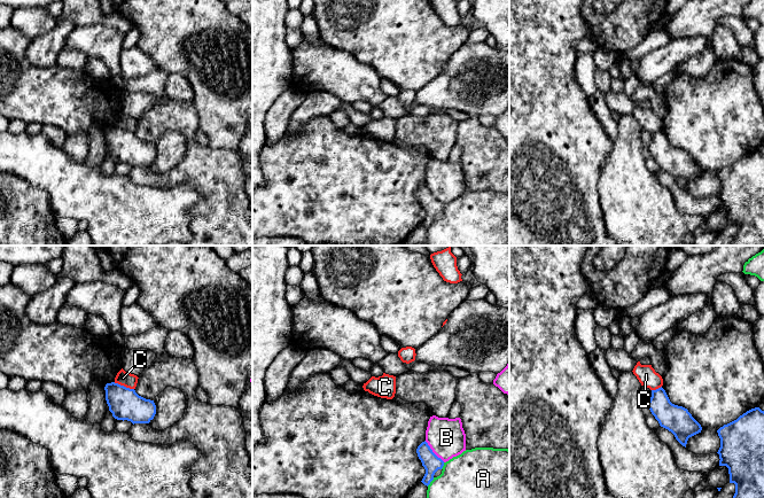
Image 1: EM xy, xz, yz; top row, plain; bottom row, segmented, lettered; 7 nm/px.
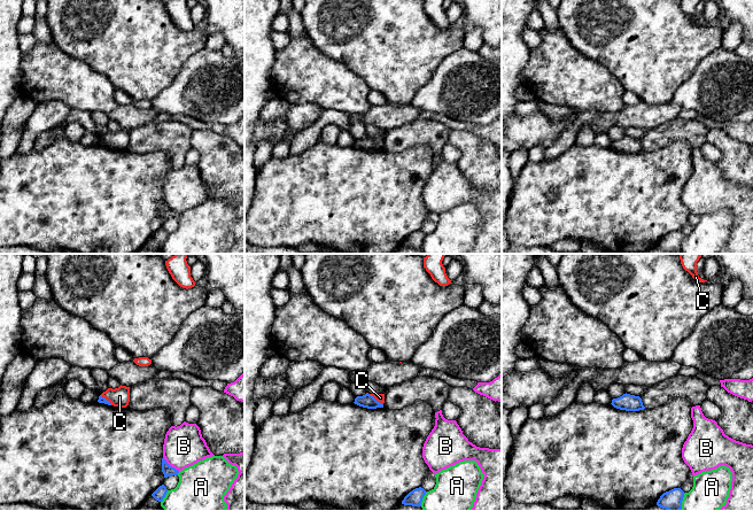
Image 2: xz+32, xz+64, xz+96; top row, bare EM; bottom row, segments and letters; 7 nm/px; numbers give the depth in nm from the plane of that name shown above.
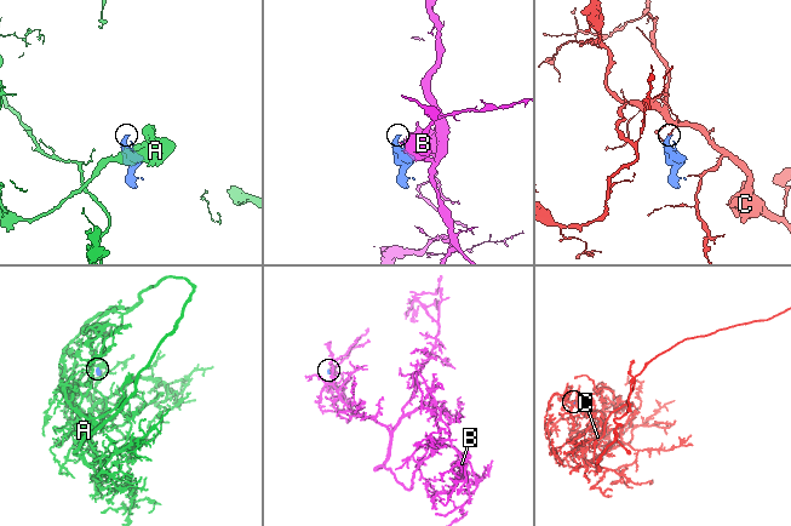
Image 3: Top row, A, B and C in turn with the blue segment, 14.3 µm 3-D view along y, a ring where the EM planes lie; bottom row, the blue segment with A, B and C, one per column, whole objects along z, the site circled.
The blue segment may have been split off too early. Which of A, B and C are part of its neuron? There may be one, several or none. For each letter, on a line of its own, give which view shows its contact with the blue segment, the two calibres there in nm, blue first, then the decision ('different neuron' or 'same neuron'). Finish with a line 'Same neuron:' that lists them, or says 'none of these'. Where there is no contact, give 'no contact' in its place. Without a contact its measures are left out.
A: xz | 120/460 nm | different neuron
B: xz | 120/260 nm | different neuron
C: xy | 220/100 nm | different neuron
Same neuron: none of these

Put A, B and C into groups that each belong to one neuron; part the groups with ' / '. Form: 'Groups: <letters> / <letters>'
Groups: A / B / C

